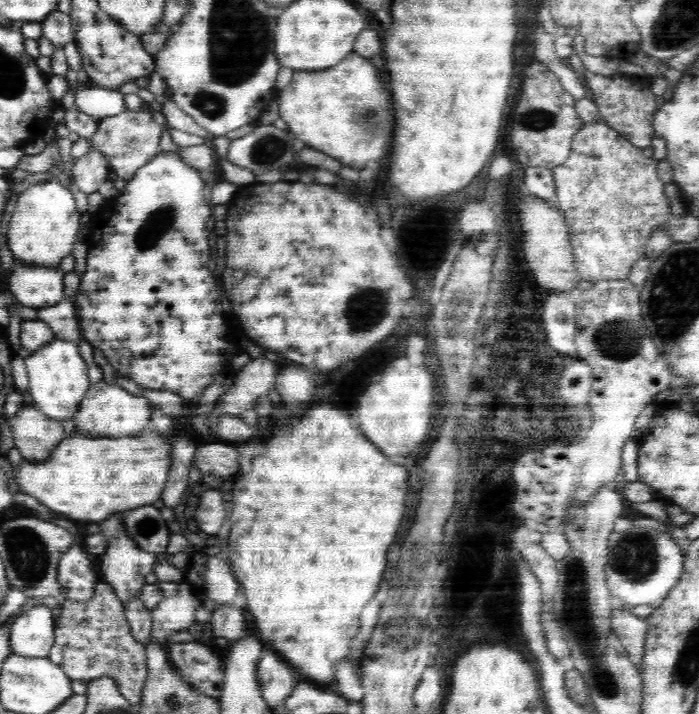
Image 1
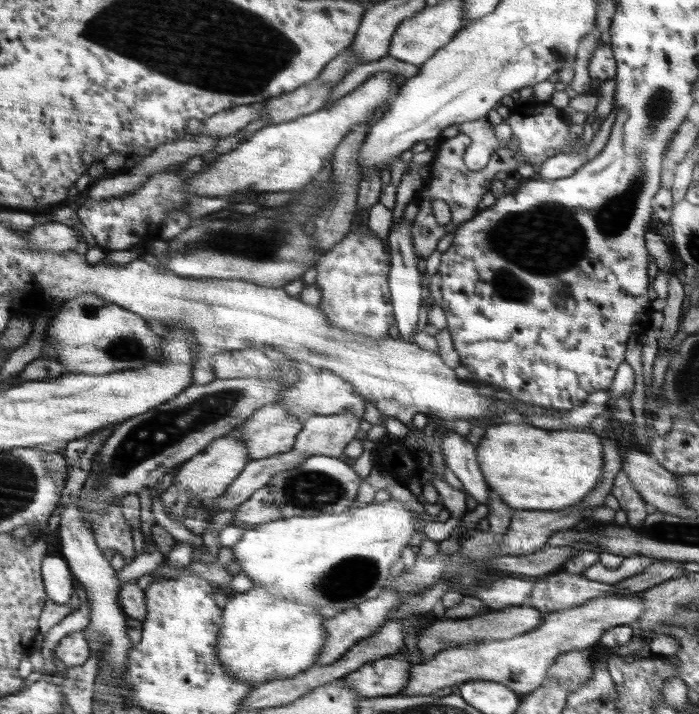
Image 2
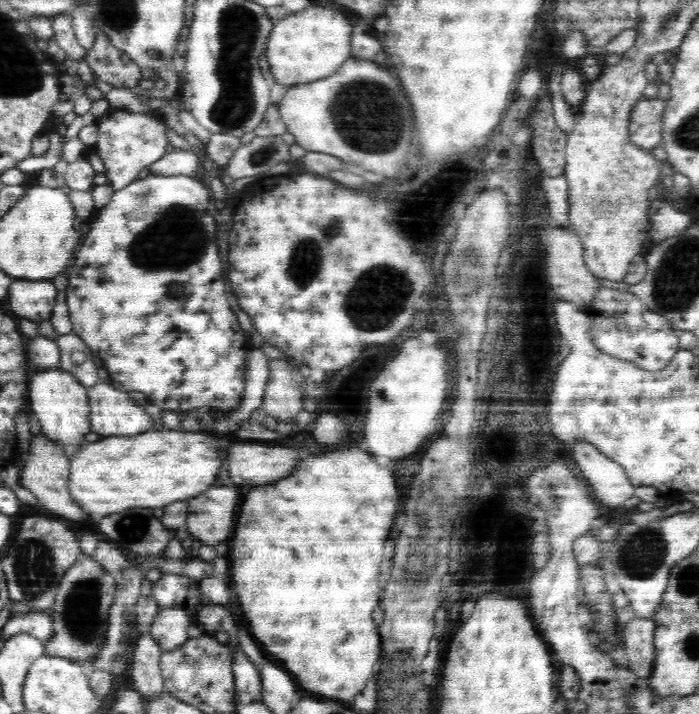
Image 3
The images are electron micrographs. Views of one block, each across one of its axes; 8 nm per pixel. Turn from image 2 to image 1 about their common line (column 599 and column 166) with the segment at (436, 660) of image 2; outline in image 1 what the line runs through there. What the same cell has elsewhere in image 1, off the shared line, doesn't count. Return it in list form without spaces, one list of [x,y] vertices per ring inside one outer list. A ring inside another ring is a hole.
[[[186,589],[176,596],[166,596],[151,610],[152,636],[162,643],[172,634],[187,630],[197,622],[194,613],[202,606],[203,599]]]

